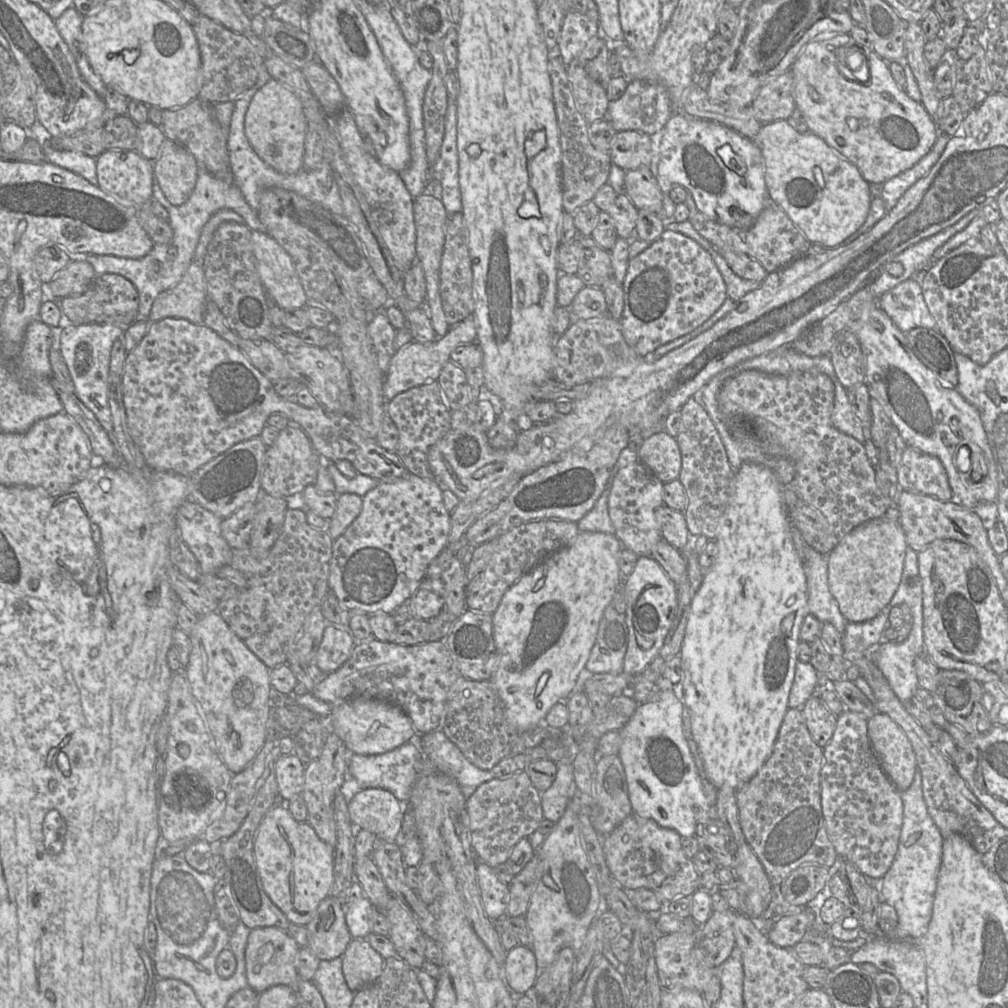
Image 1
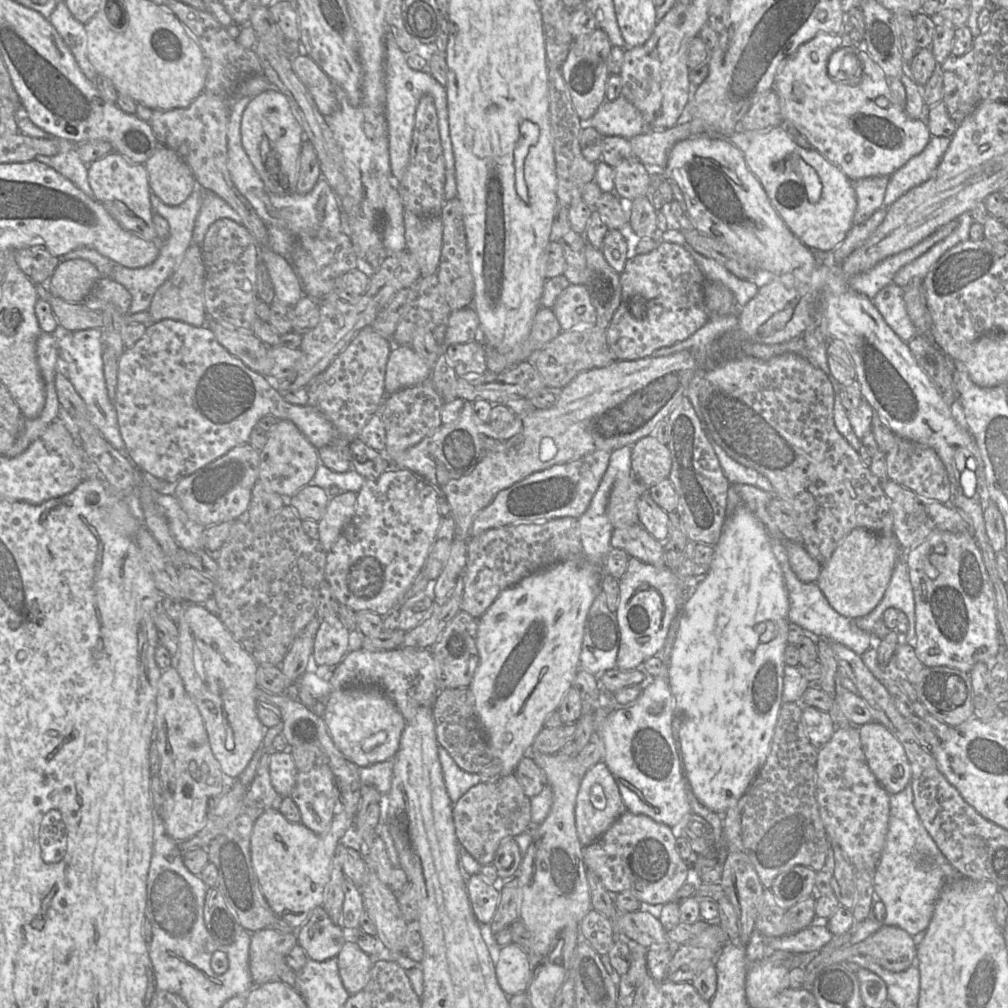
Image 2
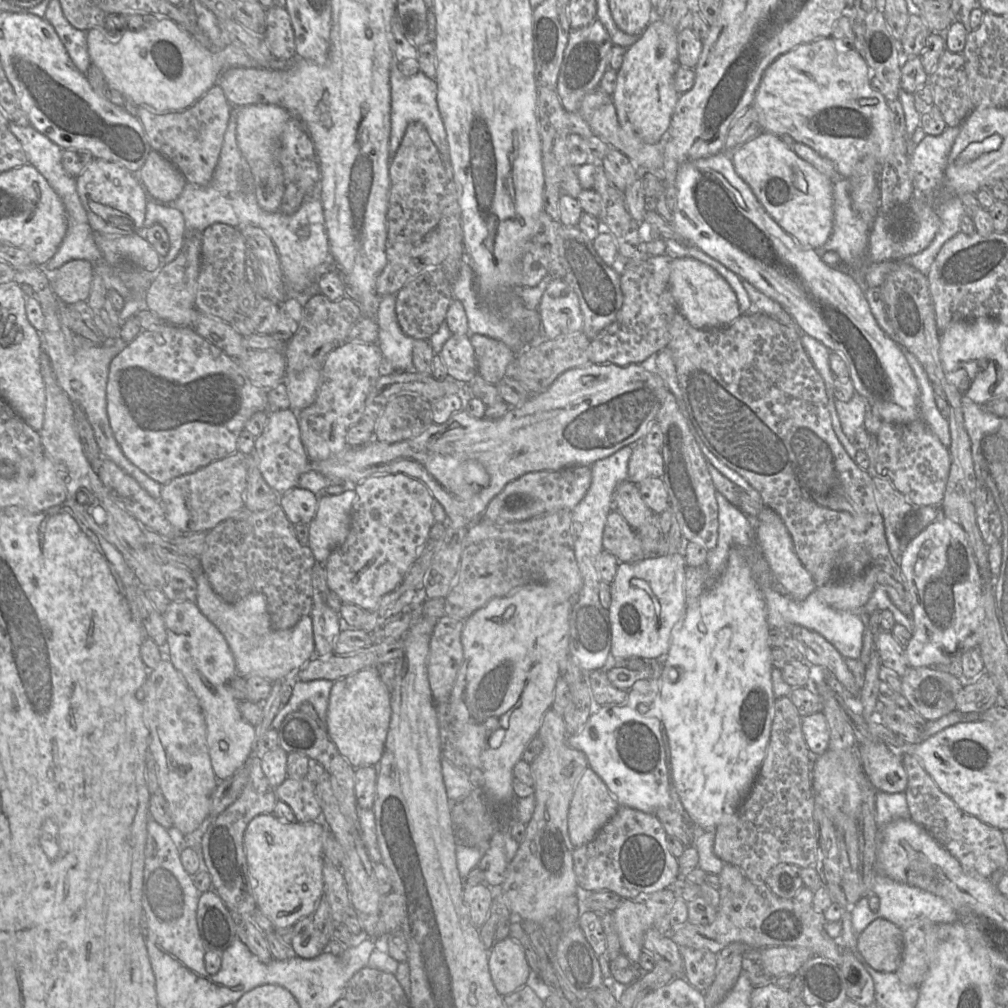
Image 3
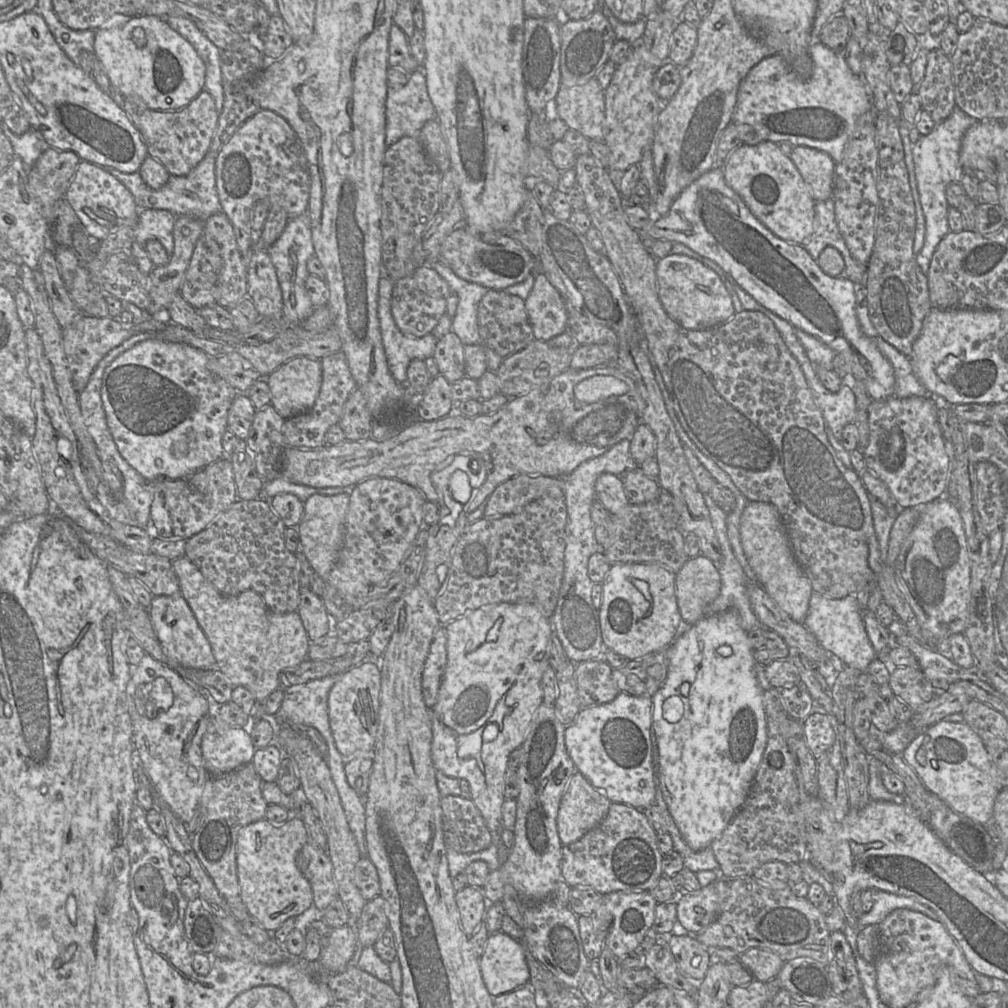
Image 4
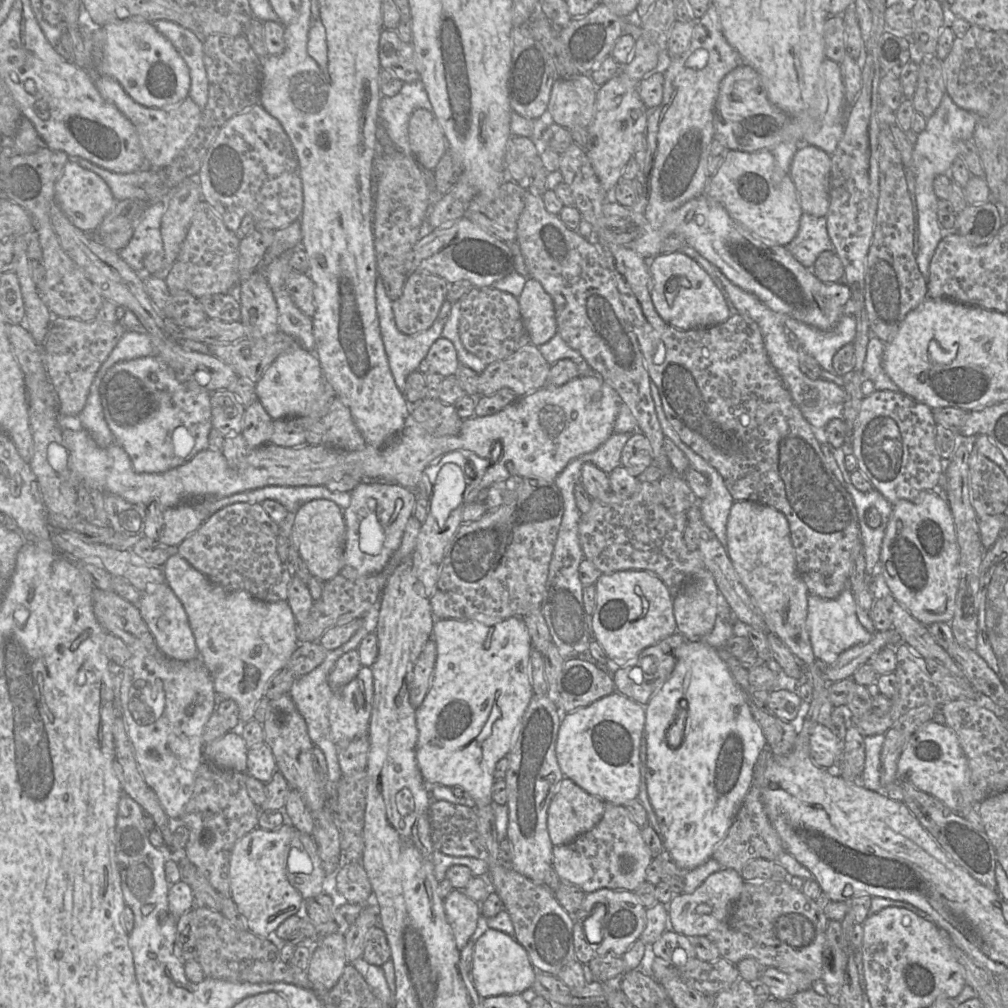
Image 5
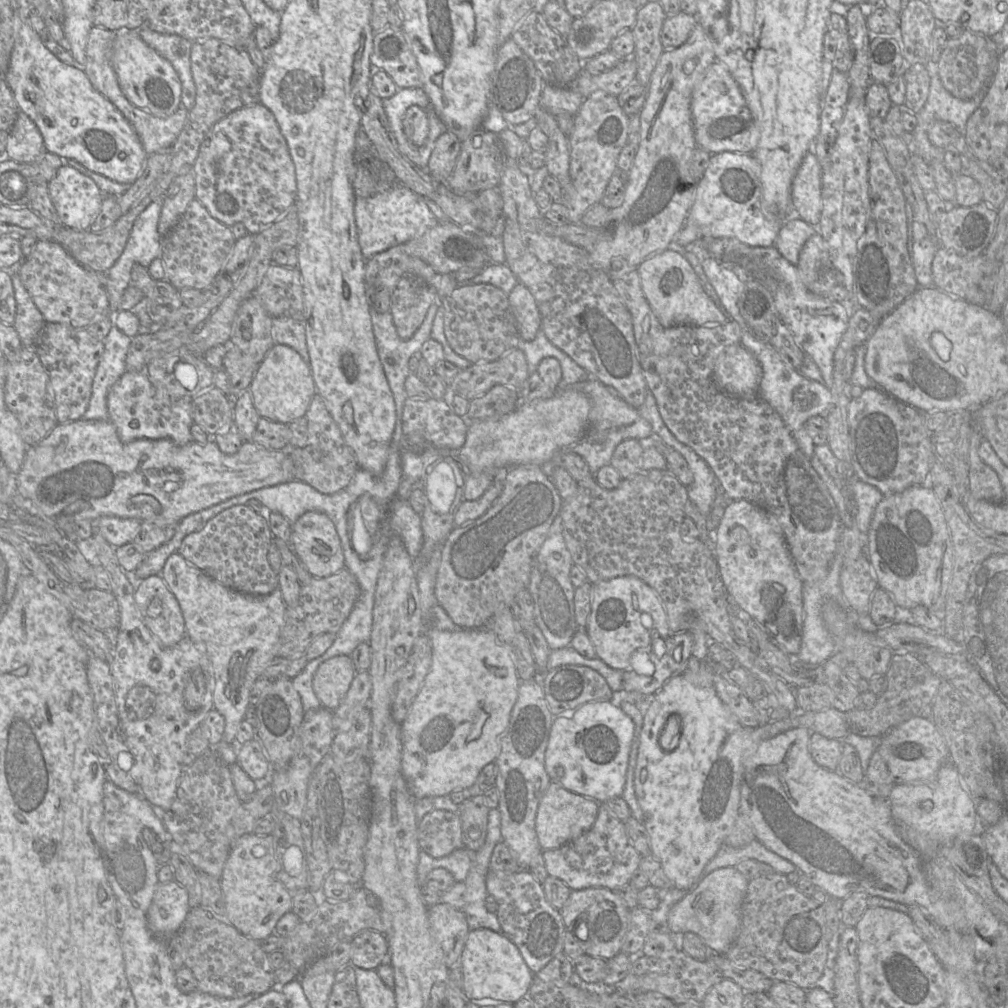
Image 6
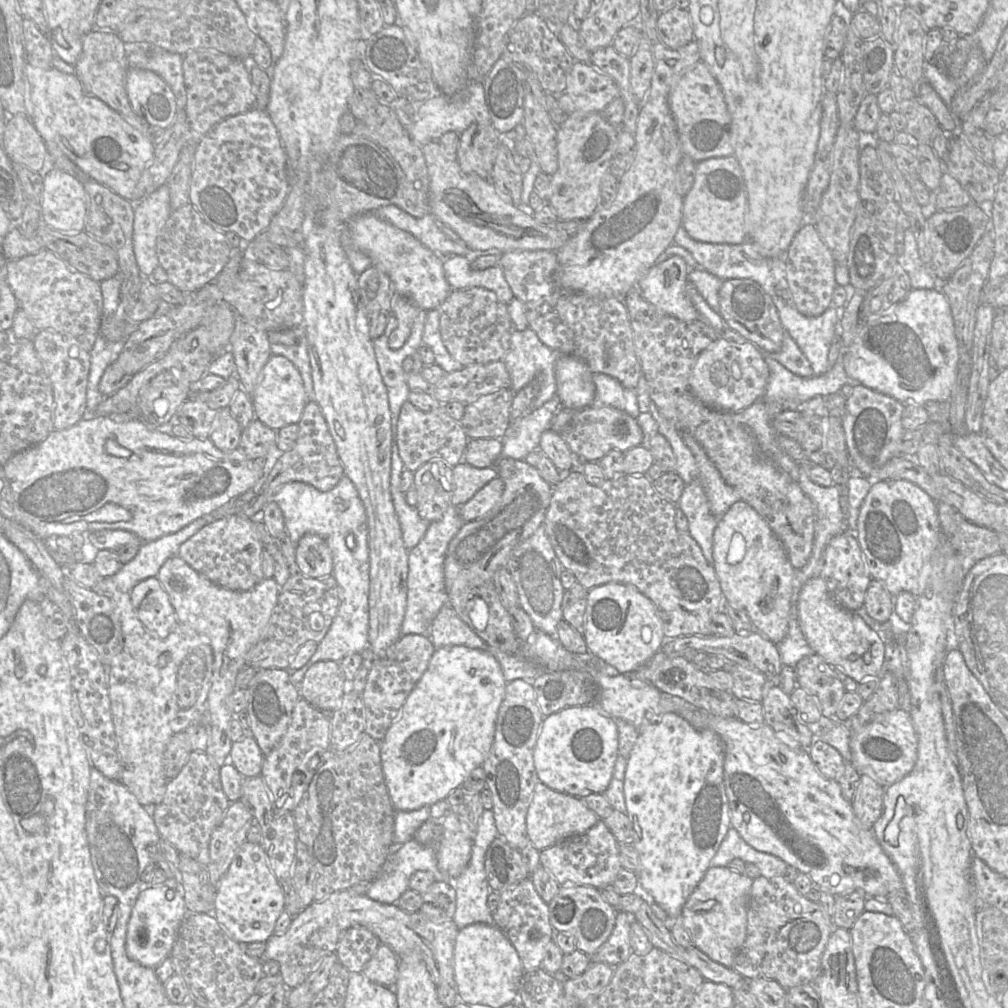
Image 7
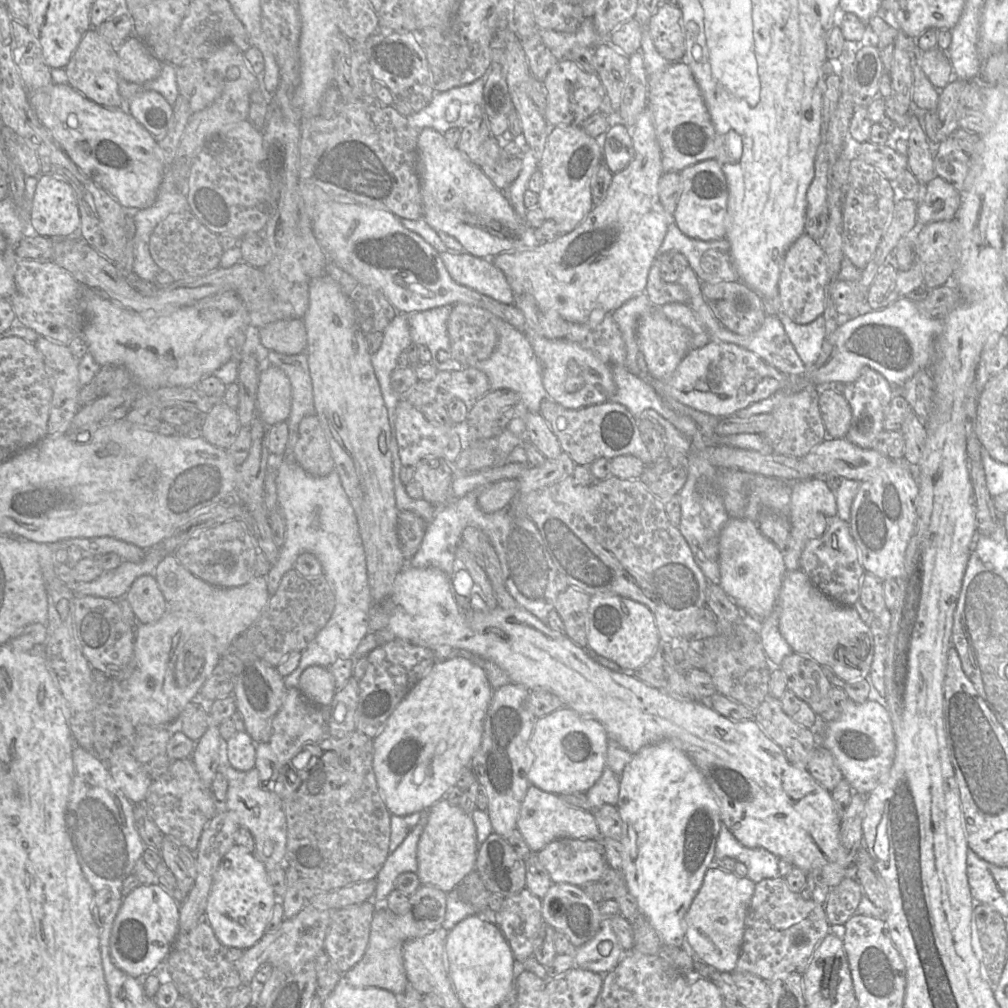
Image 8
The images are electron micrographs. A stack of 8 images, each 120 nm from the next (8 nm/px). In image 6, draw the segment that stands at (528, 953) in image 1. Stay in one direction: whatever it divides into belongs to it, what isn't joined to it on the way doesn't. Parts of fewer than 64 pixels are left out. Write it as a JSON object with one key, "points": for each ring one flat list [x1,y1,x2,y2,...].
{"points":[[488,928,471,929,460,957,463,971,463,995,467,1000,491,998,515,1004,527,997,534,974,518,947,504,934]]}

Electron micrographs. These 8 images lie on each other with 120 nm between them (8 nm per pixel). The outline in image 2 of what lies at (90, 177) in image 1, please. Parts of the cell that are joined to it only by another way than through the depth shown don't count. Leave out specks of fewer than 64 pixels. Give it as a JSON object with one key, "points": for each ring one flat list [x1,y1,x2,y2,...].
{"points":[[59,141,59,153,53,156,39,155,35,160,50,166,93,198,93,191,88,182,88,165,79,158,76,146,72,142]]}

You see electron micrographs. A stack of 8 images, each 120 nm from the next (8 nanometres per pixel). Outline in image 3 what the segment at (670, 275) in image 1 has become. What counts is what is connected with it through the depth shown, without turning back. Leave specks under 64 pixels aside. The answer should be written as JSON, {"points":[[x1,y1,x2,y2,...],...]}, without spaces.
{"points":[[664,254,647,256,642,261,626,261,621,275,622,308,615,321,591,340,588,347,590,363,641,364,668,346,670,323,679,313,669,282,672,260]]}

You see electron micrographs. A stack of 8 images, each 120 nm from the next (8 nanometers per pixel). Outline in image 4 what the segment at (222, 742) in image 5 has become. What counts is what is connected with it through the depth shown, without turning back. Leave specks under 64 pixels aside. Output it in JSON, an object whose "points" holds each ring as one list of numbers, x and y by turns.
{"points":[[211,697,206,698,209,704,209,720,202,738,202,755,204,766,211,776,221,776,252,761,256,748,248,733,249,728,234,728,226,725,218,718,221,704]]}

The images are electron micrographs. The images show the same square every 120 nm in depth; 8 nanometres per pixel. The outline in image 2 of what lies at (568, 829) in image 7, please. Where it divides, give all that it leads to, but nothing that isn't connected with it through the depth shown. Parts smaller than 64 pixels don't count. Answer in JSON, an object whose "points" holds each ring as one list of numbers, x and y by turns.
{"points":[[598,762,582,779,575,806,575,824,583,847,593,844,625,812,618,785,605,762]]}

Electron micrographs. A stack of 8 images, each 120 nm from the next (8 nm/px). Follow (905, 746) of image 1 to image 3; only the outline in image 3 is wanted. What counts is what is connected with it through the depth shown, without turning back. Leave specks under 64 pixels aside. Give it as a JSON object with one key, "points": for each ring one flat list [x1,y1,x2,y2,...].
{"points":[[885,743,858,745,863,771,876,791,884,793,905,792,907,773,902,756,894,753]]}

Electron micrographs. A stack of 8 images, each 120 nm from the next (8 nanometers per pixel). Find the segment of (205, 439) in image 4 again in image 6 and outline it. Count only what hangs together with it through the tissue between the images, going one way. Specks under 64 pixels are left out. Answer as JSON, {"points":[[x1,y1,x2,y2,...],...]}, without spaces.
{"points":[[126,371,111,386,107,394,108,419,116,427,123,443,137,439,169,439,177,445,193,441,190,428,192,420,192,397,171,401,170,407,158,407,155,402,156,389,144,372]]}

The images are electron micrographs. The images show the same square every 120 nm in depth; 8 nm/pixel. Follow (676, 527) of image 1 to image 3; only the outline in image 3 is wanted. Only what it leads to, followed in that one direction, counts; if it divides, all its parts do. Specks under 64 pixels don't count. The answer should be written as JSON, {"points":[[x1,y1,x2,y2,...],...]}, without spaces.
{"points":[[626,480,618,485,614,493,614,510,617,510,628,524,639,529,647,519,657,519,643,501,638,484]]}

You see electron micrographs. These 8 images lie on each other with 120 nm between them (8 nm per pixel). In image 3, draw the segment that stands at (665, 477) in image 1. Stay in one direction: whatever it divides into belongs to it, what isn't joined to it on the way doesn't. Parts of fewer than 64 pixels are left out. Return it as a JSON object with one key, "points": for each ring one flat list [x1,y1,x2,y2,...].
{"points":[[643,441,634,444,628,464,628,480,639,484,650,477,662,477,663,473,664,460,660,449]]}

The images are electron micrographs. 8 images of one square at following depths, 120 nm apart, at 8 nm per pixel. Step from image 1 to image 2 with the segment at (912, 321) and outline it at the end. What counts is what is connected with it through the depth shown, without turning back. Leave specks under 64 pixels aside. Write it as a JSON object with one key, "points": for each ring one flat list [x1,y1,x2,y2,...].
{"points":[[891,283,882,288,872,302,887,325,908,343,916,336,916,328,908,316,903,294,903,287]]}

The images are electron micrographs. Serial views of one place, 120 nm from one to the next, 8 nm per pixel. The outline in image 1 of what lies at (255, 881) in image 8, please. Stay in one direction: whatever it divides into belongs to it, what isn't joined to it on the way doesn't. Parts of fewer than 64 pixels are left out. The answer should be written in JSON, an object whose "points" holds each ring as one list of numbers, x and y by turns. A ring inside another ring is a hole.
{"points":[[358,789,348,801,348,812,356,829,365,829,379,839,397,842,403,820,403,803,389,791],[285,802,267,811,254,838,254,858,264,891,293,924,307,925,320,902,329,895,333,883,334,856,335,848,323,842,307,821,295,820]]}

